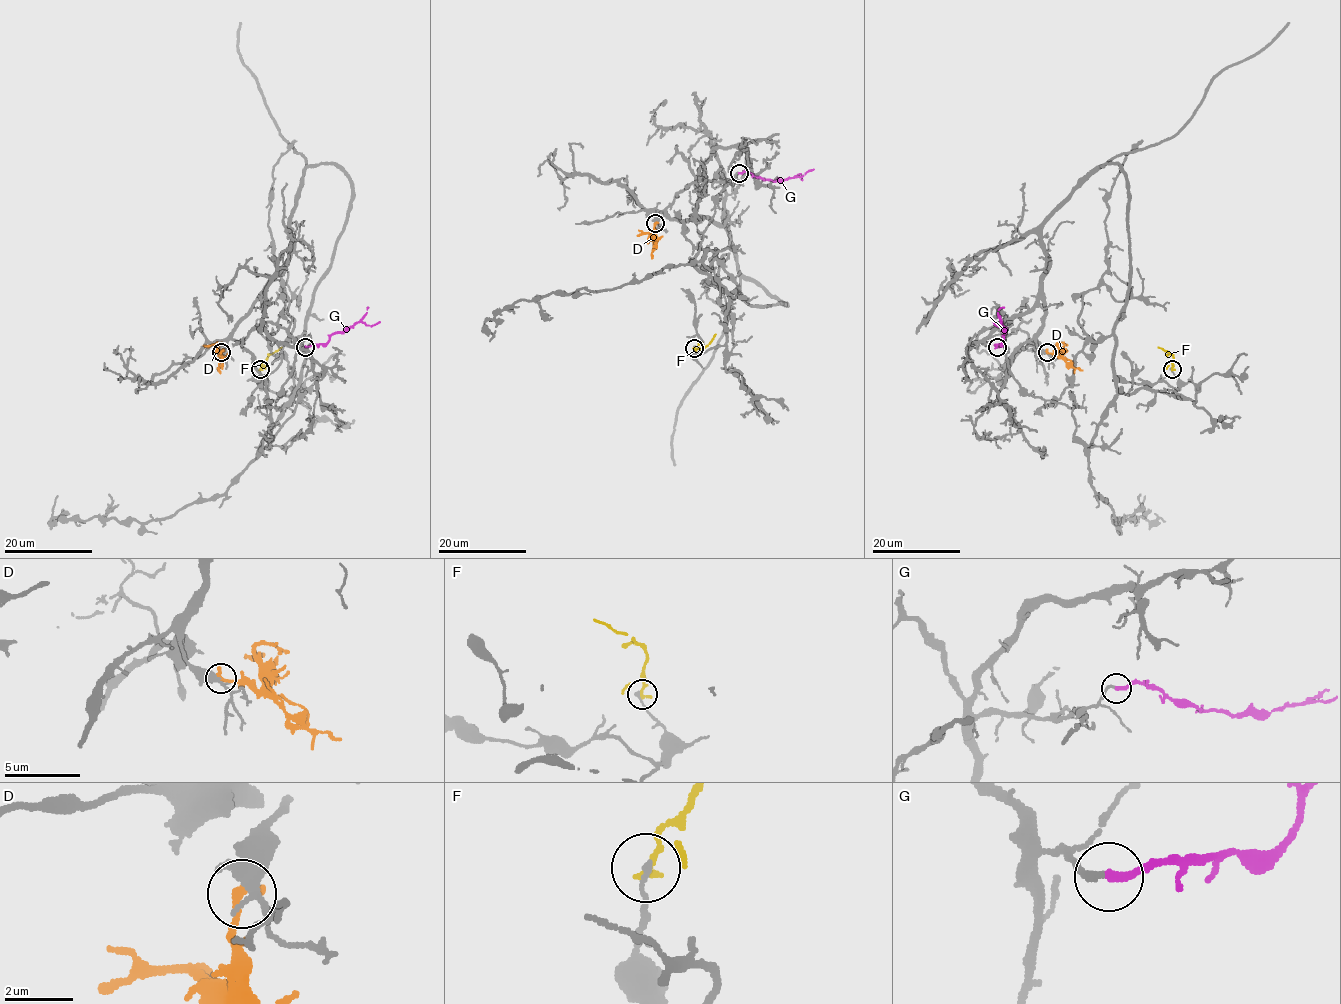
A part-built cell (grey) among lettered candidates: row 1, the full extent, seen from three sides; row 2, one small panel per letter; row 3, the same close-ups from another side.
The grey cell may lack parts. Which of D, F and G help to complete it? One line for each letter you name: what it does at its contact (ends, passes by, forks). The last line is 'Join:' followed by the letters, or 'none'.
G: It ends there
Join: G

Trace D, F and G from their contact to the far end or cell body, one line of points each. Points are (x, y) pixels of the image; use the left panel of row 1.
D: (221, 352), (223, 363), (218, 370)
F: (260, 368), (282, 346)
G: (305, 346), (324, 344), (332, 334), (344, 332), (361, 321), (369, 326), (379, 321)

